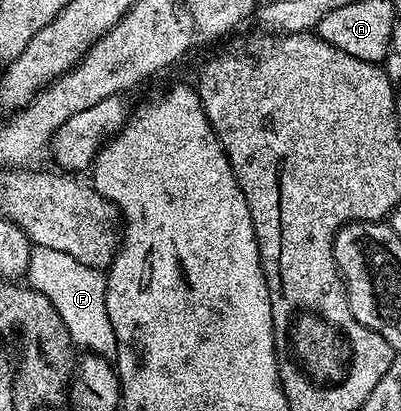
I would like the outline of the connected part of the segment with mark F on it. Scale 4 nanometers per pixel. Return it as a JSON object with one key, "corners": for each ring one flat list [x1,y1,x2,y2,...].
{"corners":[[36,246,30,256,26,278,32,289,42,292,42,296,46,296,46,300,50,300,50,304,58,310,62,324,66,324,77,347,85,346,85,351,101,356,115,355,116,337,110,316,106,316,108,283,101,271,74,260,74,256,60,252,58,248]]}

